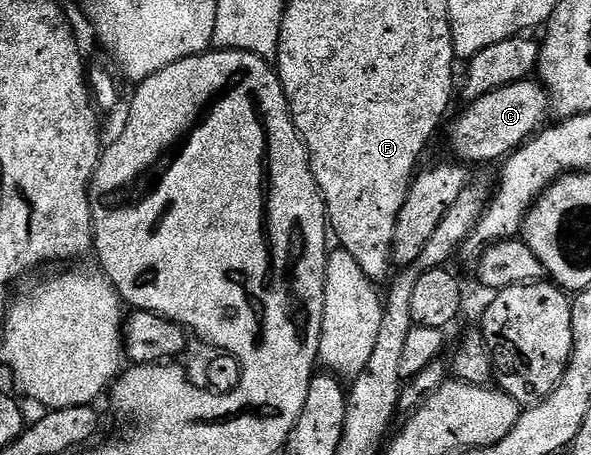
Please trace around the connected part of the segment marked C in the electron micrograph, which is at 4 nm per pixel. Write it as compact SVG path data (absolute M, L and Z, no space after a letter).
M537 80L512 82L487 92L487 96L472 99L468 105L453 126L453 150L458 154L456 157L465 164L500 163L538 133L546 125L545 117L551 114L549 93Z

